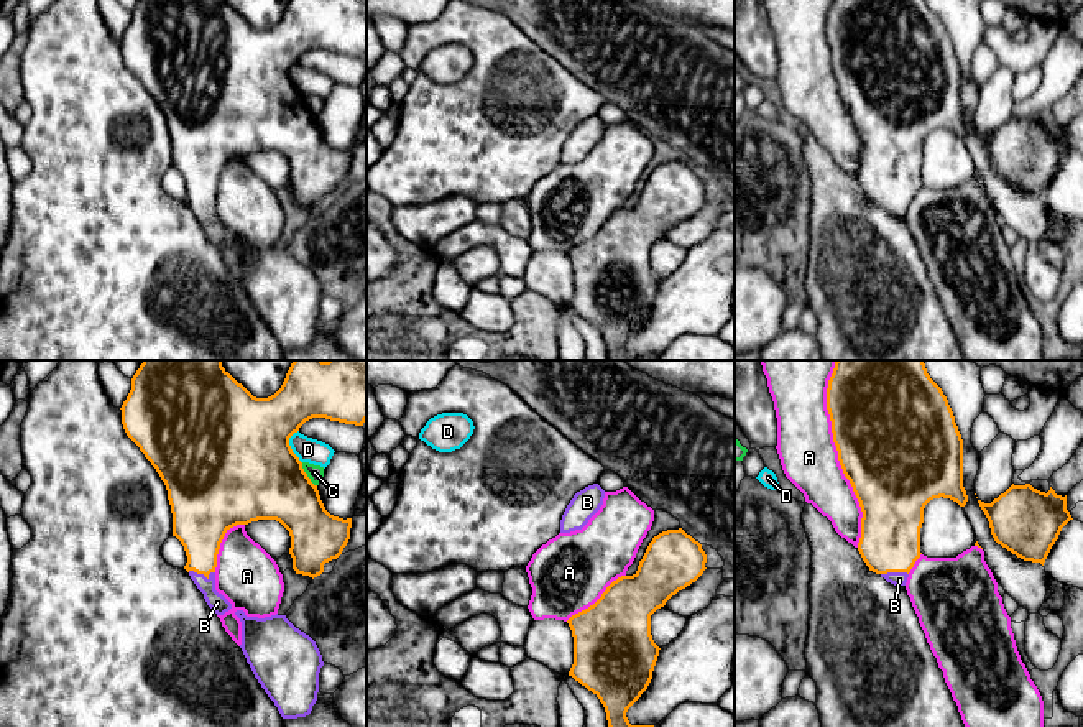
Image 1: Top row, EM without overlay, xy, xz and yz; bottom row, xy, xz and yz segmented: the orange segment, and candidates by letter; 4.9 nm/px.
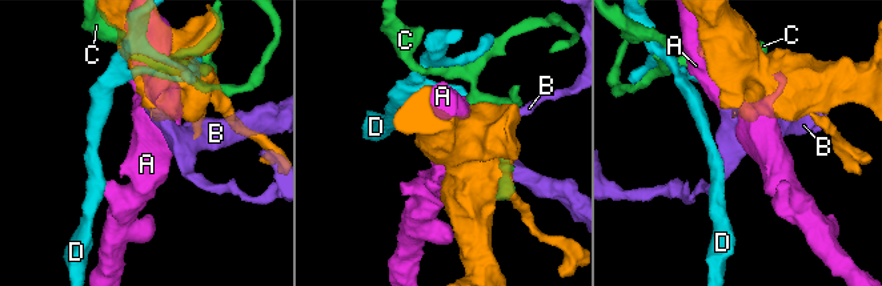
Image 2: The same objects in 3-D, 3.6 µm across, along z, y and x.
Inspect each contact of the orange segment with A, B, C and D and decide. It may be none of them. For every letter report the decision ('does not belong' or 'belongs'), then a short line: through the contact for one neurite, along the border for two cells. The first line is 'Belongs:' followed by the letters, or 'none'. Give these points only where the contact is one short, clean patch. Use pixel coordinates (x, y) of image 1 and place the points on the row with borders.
Belongs: B
A: does not belong
B: belongs
C: does not belong
D: does not belong

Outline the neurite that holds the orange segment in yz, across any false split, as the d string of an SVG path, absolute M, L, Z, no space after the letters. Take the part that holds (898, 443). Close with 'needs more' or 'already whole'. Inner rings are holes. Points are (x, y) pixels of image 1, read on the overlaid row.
M836 360L828 380L827 410L840 465L863 512L858 551L869 571L894 586L906 586L922 554L920 528L925 505L940 497L960 507L968 502L963 487L963 439L948 400L927 373L924 360Z | needs more

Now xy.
M143 360L120 410L127 436L166 485L173 536L187 556L184 569L217 615L232 609L215 590L215 567L220 543L237 525L279 521L291 536L293 569L312 579L342 554L352 518L325 510L289 438L312 418L363 426L366 360L294 360L281 388L268 398L253 396L222 367L222 360Z | needs more

